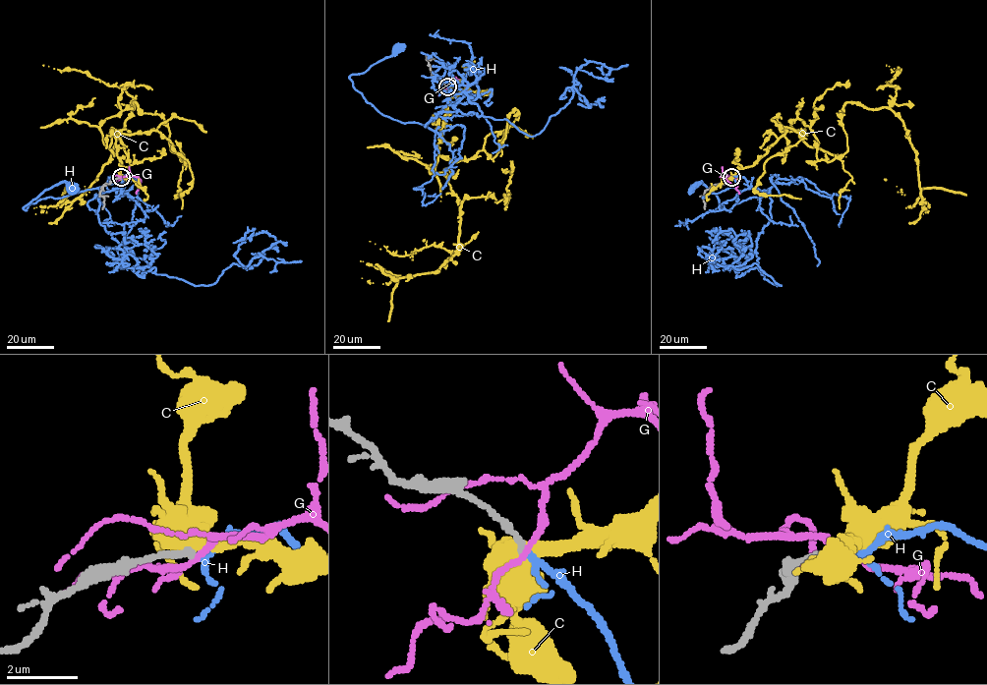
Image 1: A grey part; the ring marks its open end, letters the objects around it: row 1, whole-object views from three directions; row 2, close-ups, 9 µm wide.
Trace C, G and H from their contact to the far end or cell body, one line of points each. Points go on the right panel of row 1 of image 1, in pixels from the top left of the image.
C: (731, 178), (787, 128), (818, 160), (840, 156), (846, 102), (902, 122), (924, 201), (928, 188), (966, 195)
G: (731, 178), (723, 175), (739, 194)
H: (731, 178), (743, 177), (749, 188), (768, 192), (725, 210), (702, 182), (692, 188)

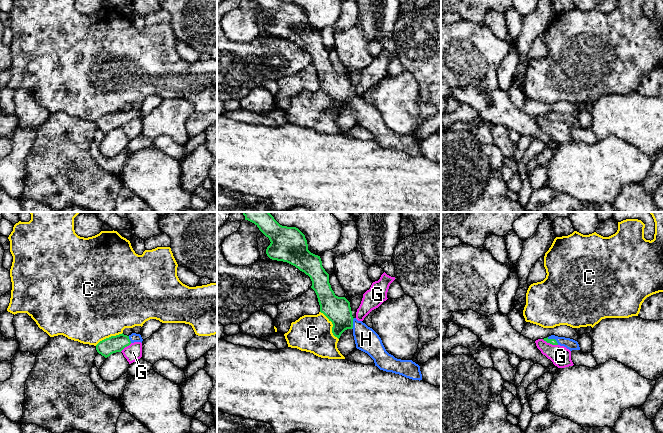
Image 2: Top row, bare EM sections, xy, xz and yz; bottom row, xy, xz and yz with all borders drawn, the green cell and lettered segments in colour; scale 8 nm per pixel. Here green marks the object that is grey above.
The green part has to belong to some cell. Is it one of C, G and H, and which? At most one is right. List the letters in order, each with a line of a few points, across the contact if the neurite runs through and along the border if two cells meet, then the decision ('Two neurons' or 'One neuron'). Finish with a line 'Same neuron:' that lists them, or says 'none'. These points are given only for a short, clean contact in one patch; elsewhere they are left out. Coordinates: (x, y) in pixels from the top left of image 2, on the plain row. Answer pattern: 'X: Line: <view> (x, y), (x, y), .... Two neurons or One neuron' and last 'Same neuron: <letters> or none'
C: Two neurons
G: Line: yz (542, 115), (557, 121). Two neurons
H: Line: yz (552, 117), (553, 115), (570, 120). One neuron
Same neuron: H

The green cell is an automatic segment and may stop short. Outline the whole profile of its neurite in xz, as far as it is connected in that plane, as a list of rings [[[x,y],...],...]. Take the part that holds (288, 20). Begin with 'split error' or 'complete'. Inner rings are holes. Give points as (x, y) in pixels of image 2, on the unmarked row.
split error | [[[280,0],[255,1],[271,18],[266,25],[270,35],[287,38],[310,53],[320,88],[332,98],[332,109],[335,113],[339,115],[345,106],[352,105],[356,124],[367,129],[380,146],[412,156],[422,156],[418,140],[412,136],[397,135],[389,130],[379,111],[352,92],[350,78],[345,73],[335,71],[320,32],[308,26],[305,11],[298,4]]]

